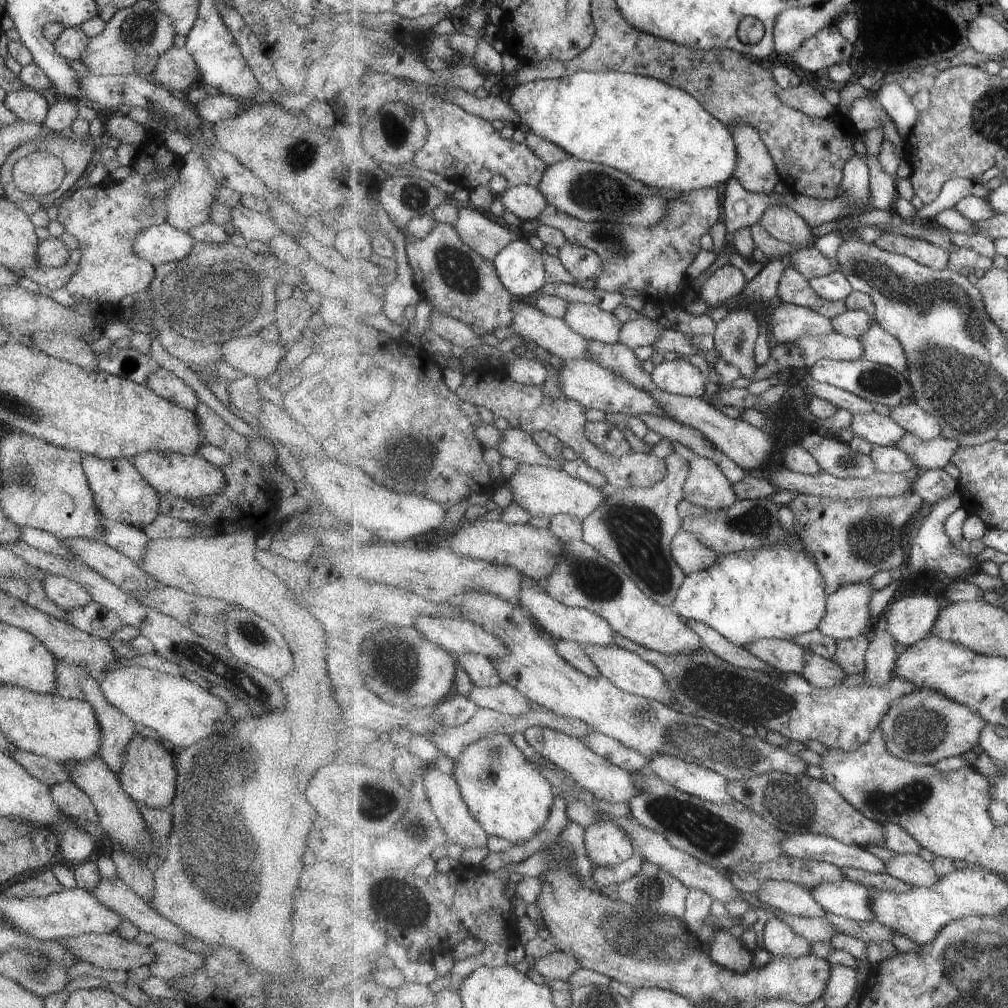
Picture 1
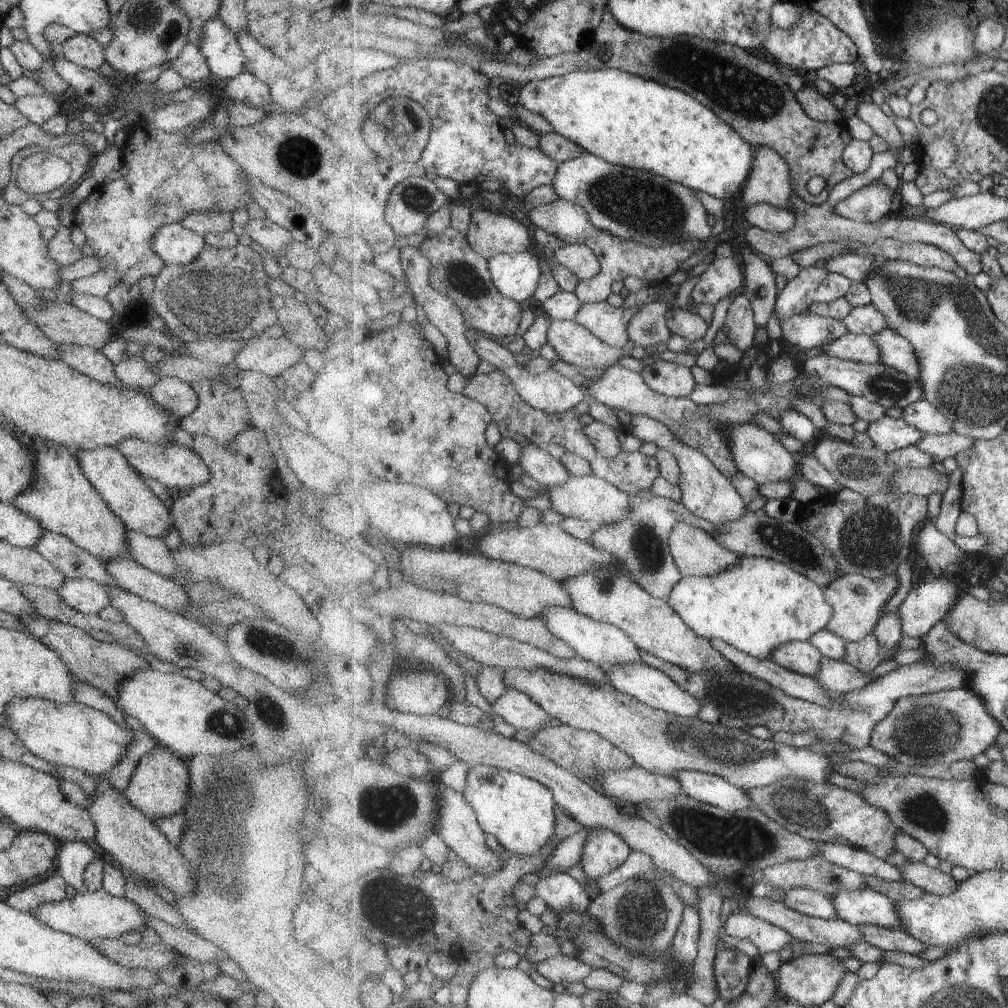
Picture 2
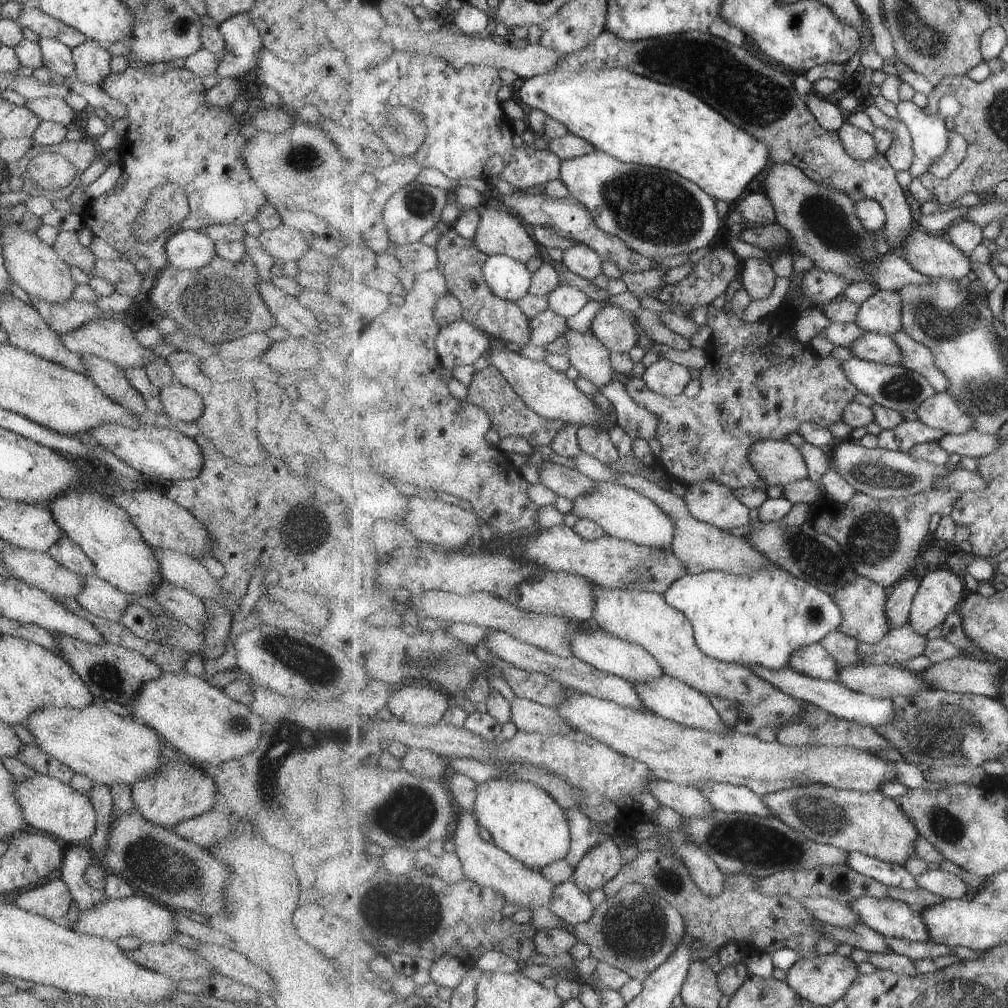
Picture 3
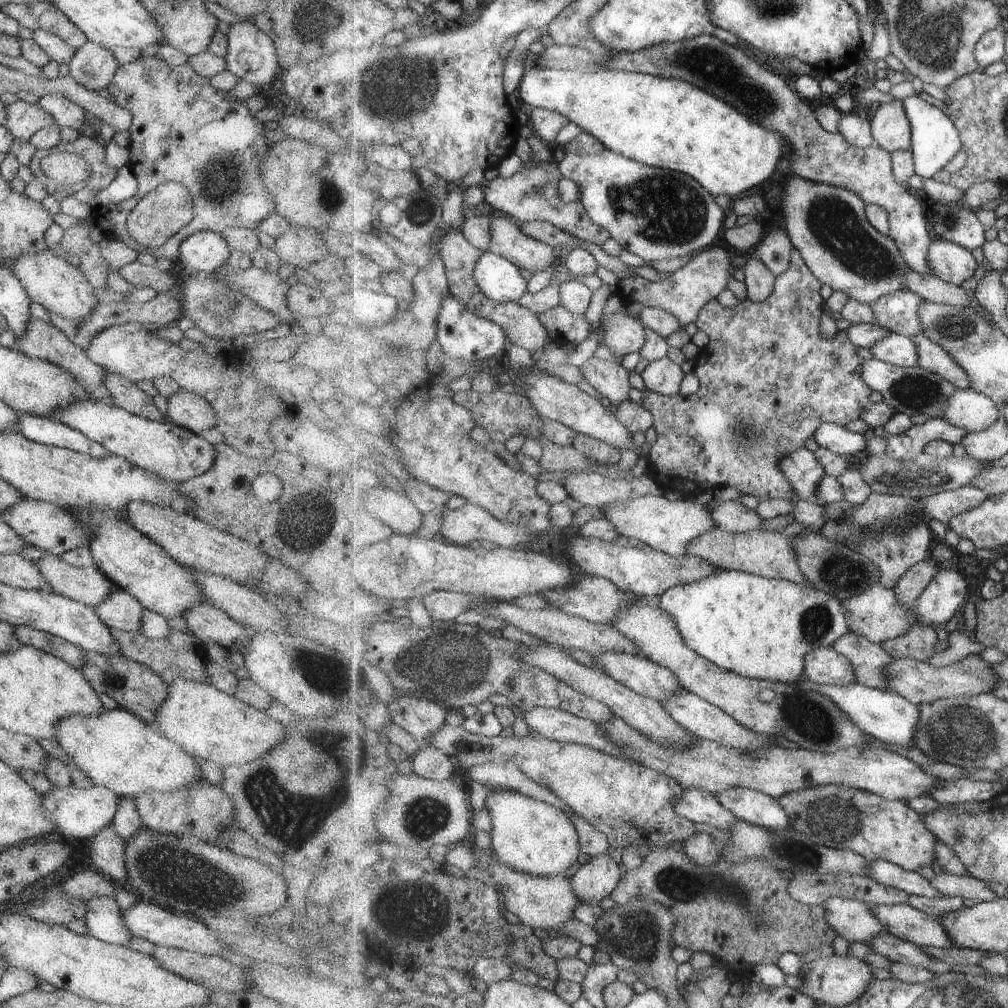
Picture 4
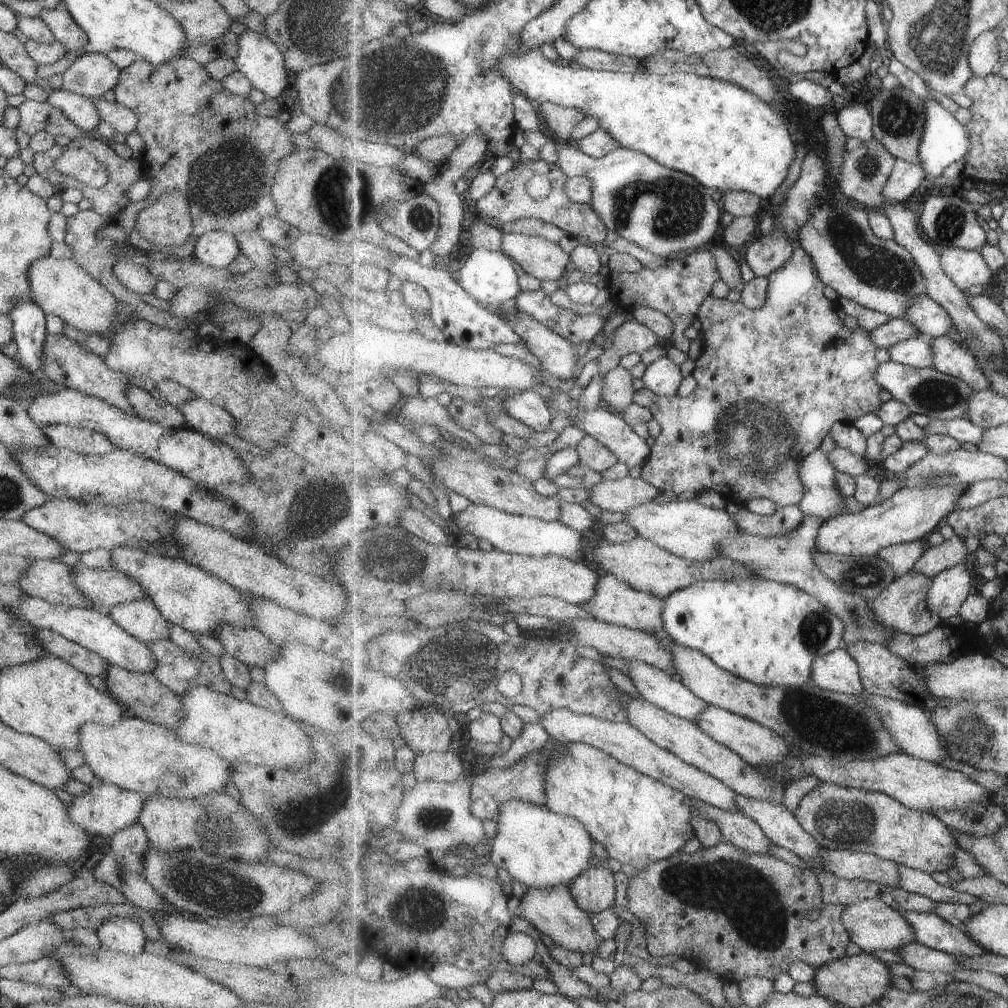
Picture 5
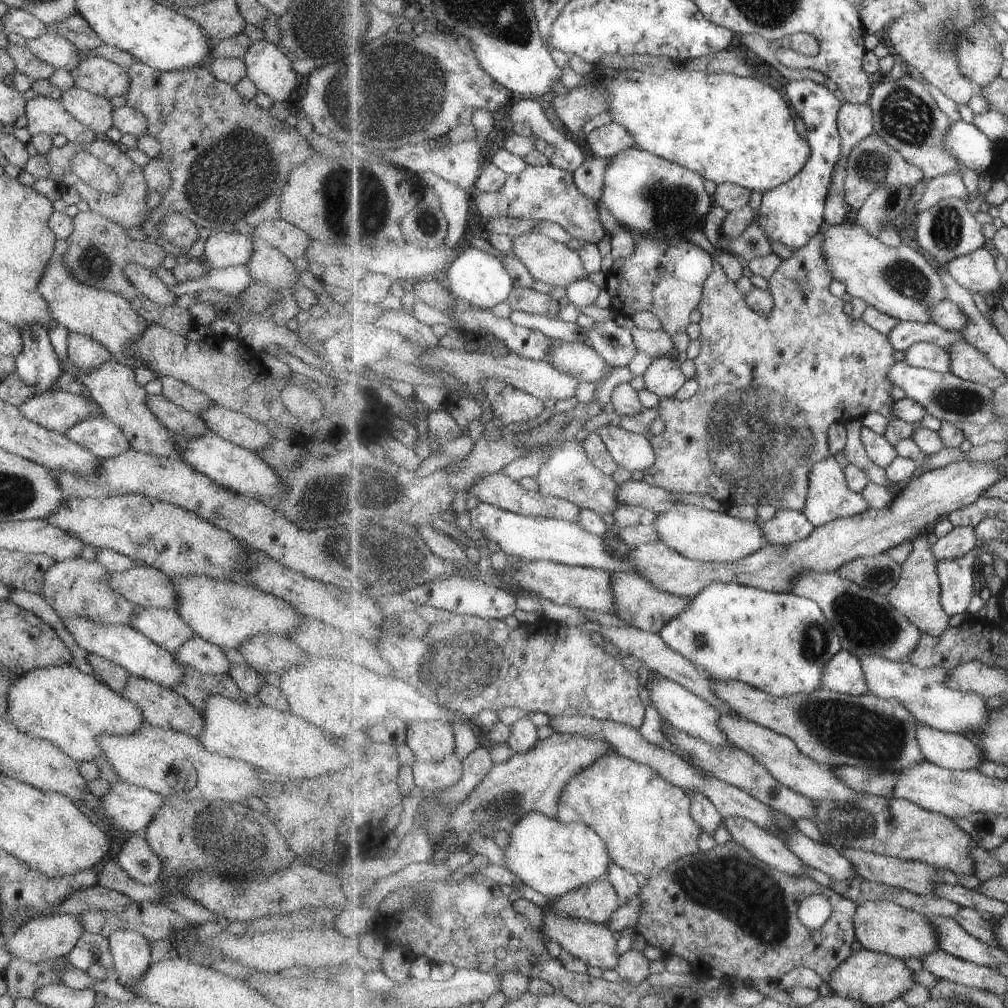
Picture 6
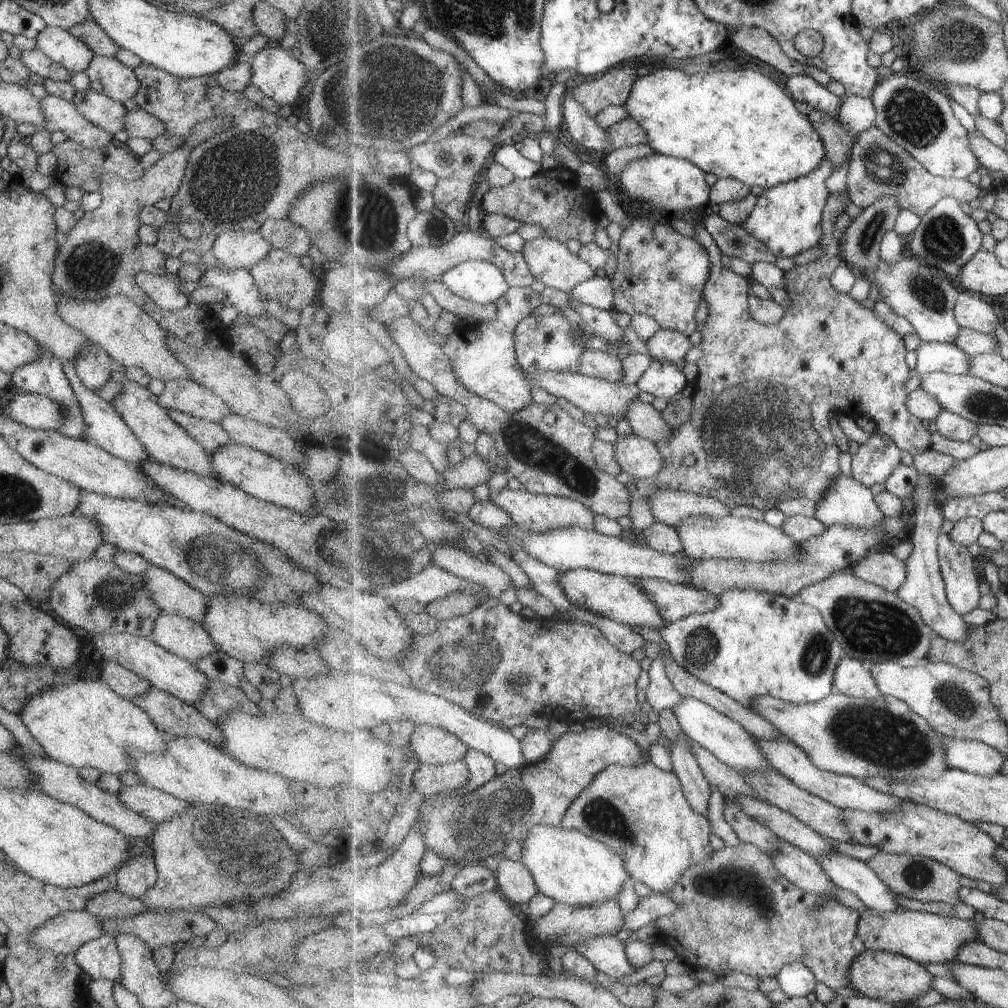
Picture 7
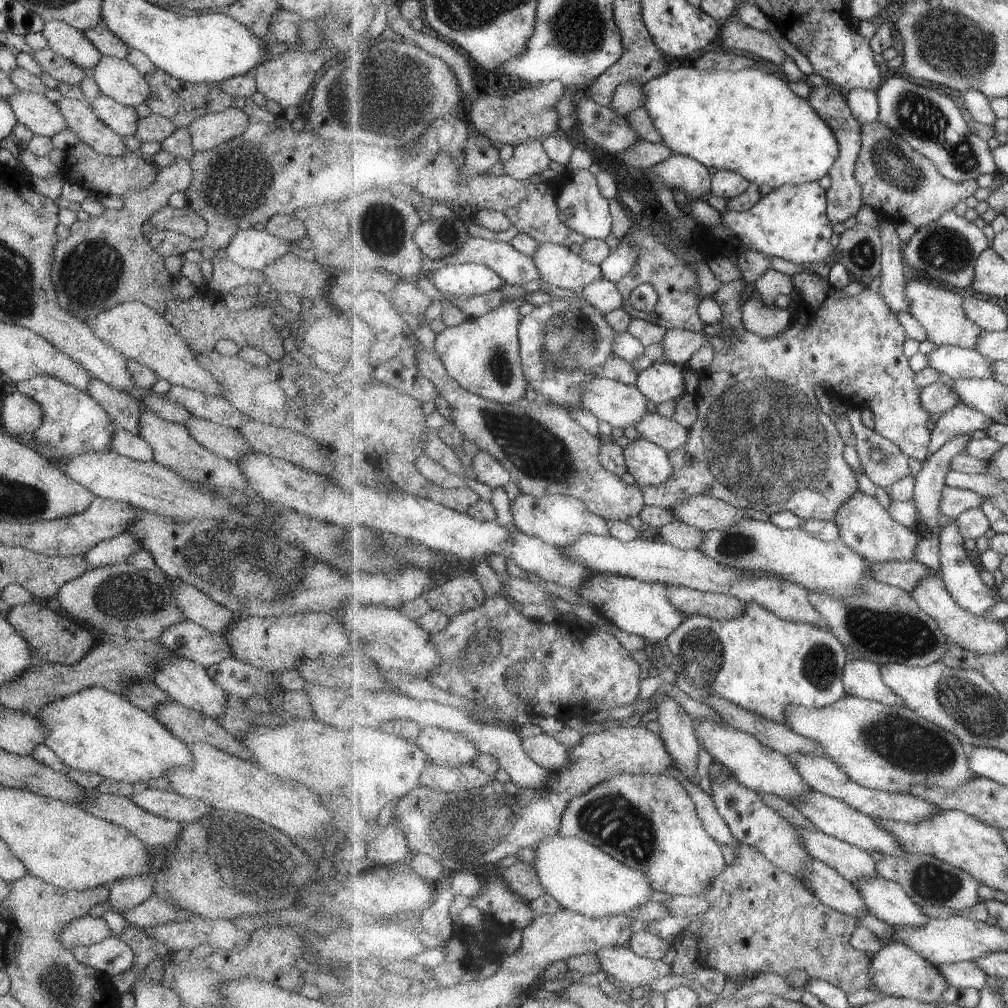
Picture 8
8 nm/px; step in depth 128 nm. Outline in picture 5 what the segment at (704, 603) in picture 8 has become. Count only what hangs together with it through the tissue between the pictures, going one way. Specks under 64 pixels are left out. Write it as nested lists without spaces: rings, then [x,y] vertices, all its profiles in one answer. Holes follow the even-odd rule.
[[[606,573],[600,578],[596,595],[589,602],[583,604],[584,609],[595,619],[654,635],[663,635],[665,624],[663,612],[666,606],[667,598],[662,599],[645,591],[637,590],[633,588],[633,585],[627,584],[611,573]]]

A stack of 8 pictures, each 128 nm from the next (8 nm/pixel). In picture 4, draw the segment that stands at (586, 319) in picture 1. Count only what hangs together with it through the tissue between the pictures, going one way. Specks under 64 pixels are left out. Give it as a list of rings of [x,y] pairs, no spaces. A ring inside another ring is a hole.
[[[625,310],[616,311],[602,318],[604,327],[604,344],[611,350],[614,360],[620,355],[640,351],[646,343],[647,328],[639,319],[625,313]]]

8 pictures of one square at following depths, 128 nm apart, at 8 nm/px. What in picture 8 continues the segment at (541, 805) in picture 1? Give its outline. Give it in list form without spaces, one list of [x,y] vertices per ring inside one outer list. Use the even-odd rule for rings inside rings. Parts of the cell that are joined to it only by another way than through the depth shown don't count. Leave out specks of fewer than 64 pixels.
[[[555,834],[543,840],[537,850],[537,862],[534,866],[539,872],[543,887],[564,909],[592,917],[626,916],[630,910],[651,901],[651,892],[655,891],[649,876],[640,869],[629,868],[619,860],[603,852],[599,846],[589,844],[575,837]]]

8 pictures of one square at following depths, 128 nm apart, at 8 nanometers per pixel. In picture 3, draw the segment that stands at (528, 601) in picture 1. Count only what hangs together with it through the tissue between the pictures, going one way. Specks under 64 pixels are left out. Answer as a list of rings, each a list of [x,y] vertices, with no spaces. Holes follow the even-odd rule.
[[[593,621],[583,622],[570,632],[573,655],[599,670],[626,678],[632,684],[648,683],[653,679],[659,679],[665,674],[661,663],[646,648],[640,644],[625,640],[615,633],[606,631]]]

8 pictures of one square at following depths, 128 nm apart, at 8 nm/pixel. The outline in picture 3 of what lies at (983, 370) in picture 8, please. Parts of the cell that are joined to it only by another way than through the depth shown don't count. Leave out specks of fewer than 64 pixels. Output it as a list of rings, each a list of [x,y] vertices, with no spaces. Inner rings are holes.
[[[867,331],[849,347],[853,356],[884,365],[899,365],[904,359],[899,344],[891,335]]]

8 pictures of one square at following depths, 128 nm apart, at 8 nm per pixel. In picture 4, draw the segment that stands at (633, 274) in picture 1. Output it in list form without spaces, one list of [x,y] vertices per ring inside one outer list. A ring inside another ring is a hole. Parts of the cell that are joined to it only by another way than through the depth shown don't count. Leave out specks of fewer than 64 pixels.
[[[556,158],[547,162],[533,160],[533,162],[522,164],[523,168],[511,177],[506,179],[497,177],[487,182],[485,201],[495,210],[509,214],[519,224],[531,221],[547,221],[577,238],[603,246],[609,238],[612,238],[609,229],[597,224],[580,200],[566,203],[560,197],[558,184],[564,176],[560,171],[559,159]],[[539,186],[541,188],[535,191],[536,187]]]

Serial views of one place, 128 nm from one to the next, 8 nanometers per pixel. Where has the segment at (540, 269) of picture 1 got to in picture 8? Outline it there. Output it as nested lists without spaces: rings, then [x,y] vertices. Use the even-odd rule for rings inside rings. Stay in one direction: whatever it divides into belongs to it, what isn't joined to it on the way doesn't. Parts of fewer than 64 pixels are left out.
[[[472,263],[449,264],[435,270],[430,278],[439,293],[451,296],[485,295],[506,284],[495,270]]]

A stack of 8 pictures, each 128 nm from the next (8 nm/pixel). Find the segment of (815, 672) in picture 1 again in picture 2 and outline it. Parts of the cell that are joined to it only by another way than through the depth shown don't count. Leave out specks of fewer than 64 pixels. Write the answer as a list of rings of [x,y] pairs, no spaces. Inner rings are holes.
[[[825,656],[823,665],[815,678],[829,691],[839,693],[848,693],[863,688],[872,681],[868,673],[859,670],[855,665],[843,659],[835,660]]]

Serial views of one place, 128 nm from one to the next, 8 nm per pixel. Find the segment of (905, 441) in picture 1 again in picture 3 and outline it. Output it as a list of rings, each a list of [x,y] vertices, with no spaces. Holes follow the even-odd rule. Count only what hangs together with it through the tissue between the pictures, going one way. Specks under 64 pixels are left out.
[[[977,429],[961,434],[947,433],[937,441],[949,454],[958,454],[962,457],[979,458],[991,454],[1000,445],[998,432],[995,435],[986,435]]]

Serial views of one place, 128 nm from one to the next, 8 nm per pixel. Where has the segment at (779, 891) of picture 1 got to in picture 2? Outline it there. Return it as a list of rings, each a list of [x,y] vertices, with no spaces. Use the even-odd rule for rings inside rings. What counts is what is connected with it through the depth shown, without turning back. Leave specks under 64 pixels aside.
[[[789,889],[783,903],[794,911],[820,919],[840,918],[832,898],[813,889]]]

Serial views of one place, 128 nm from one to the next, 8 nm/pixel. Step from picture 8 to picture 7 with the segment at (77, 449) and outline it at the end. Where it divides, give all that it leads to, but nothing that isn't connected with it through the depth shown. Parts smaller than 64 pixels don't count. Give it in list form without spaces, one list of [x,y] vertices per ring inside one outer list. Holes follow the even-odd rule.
[[[39,346],[39,358],[33,360],[33,362],[29,362],[29,364],[23,364],[19,368],[14,368],[13,374],[10,375],[11,380],[9,385],[16,392],[45,396],[61,408],[59,412],[61,412],[63,424],[59,428],[55,428],[55,432],[59,432],[59,434],[68,436],[69,438],[75,438],[75,440],[83,439],[83,436],[85,436],[85,424],[83,424],[81,404],[75,400],[75,394],[73,394],[69,382],[64,376],[62,363],[51,352],[47,352],[45,348]]]

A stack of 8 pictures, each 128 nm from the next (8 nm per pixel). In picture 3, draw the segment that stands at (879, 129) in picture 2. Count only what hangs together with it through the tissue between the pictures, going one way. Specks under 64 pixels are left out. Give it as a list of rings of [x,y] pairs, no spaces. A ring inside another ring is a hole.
[[[871,105],[865,110],[873,119],[876,127],[885,128],[891,131],[894,136],[891,148],[886,152],[886,156],[893,168],[897,172],[899,170],[908,171],[914,161],[914,138],[907,123],[898,116],[893,118],[887,116],[885,112],[881,112],[875,105]]]

